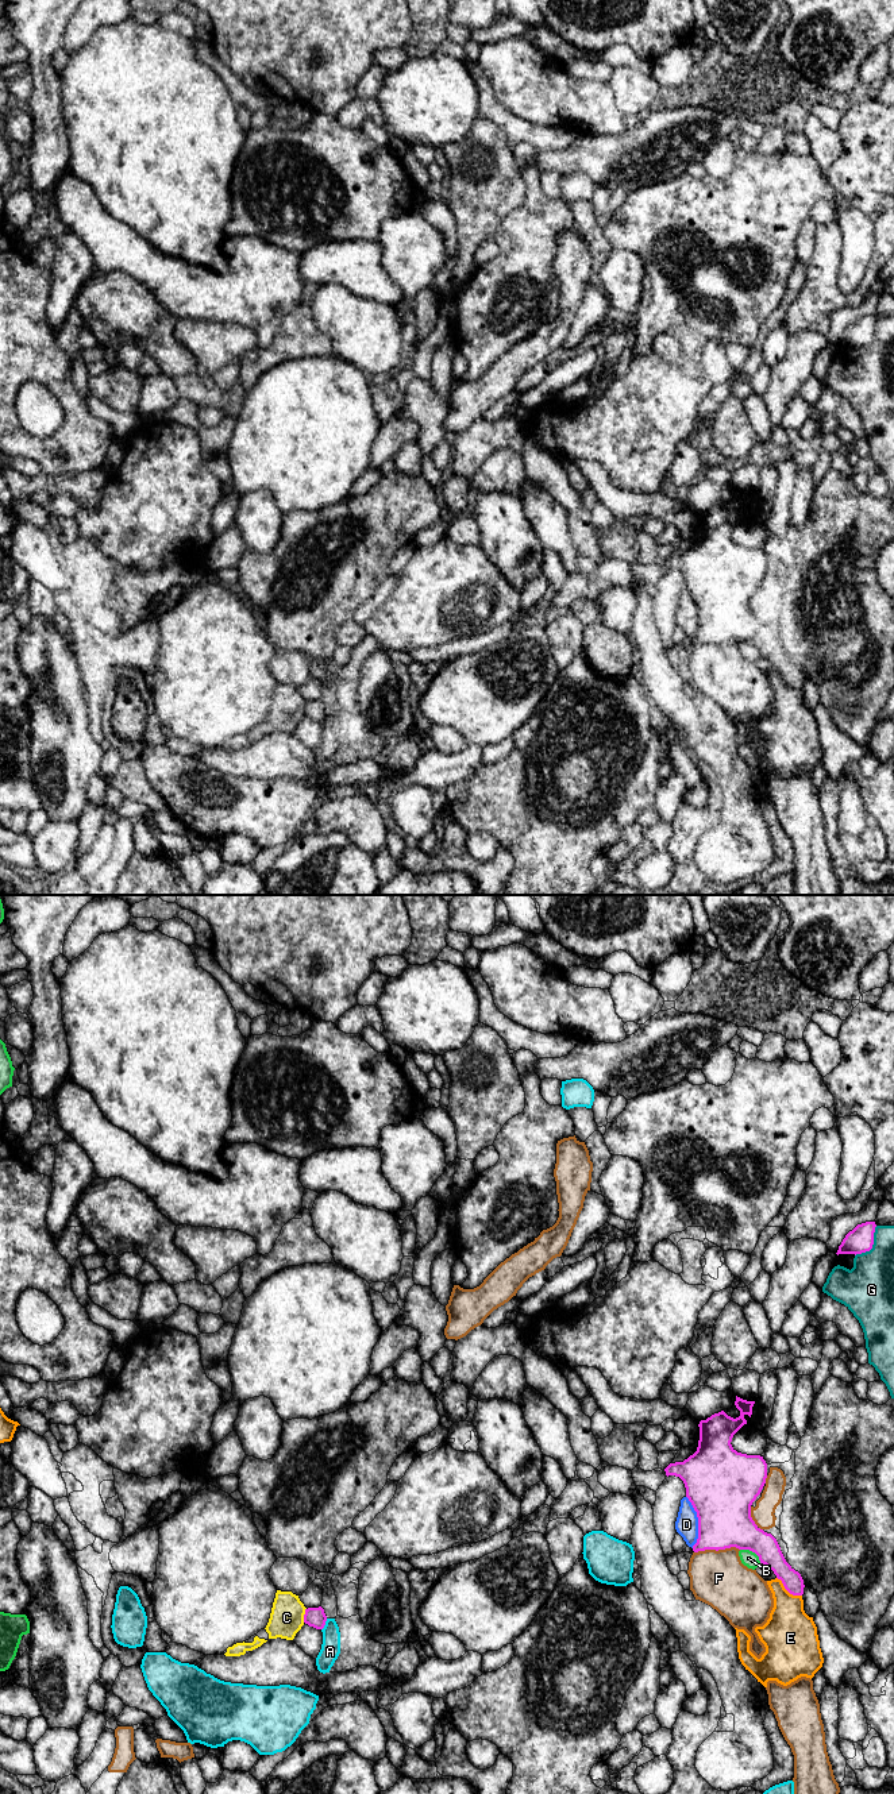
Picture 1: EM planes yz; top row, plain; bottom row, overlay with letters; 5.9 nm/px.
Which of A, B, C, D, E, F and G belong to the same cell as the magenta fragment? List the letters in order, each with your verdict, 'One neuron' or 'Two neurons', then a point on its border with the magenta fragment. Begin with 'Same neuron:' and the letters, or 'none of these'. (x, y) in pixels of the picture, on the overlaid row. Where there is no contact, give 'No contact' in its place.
Same neuron: none of these
A: Two neurons. Touches magenta at yz (324, 1624)
B: Two neurons. Touches magenta at yz (752, 1551)
C: Two neurons. Touches magenta at yz (304, 1615)
D: Two neurons. Touches magenta at yz (698, 1521)
E: Two neurons. Touches magenta at yz (787, 1590)
F: Two neurons. Touches magenta at yz (716, 1550)
G: Two neurons. Touches magenta at yz (873, 1243)

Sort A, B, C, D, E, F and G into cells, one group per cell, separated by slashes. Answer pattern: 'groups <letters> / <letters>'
groups A / B / C / D / E / F / G

